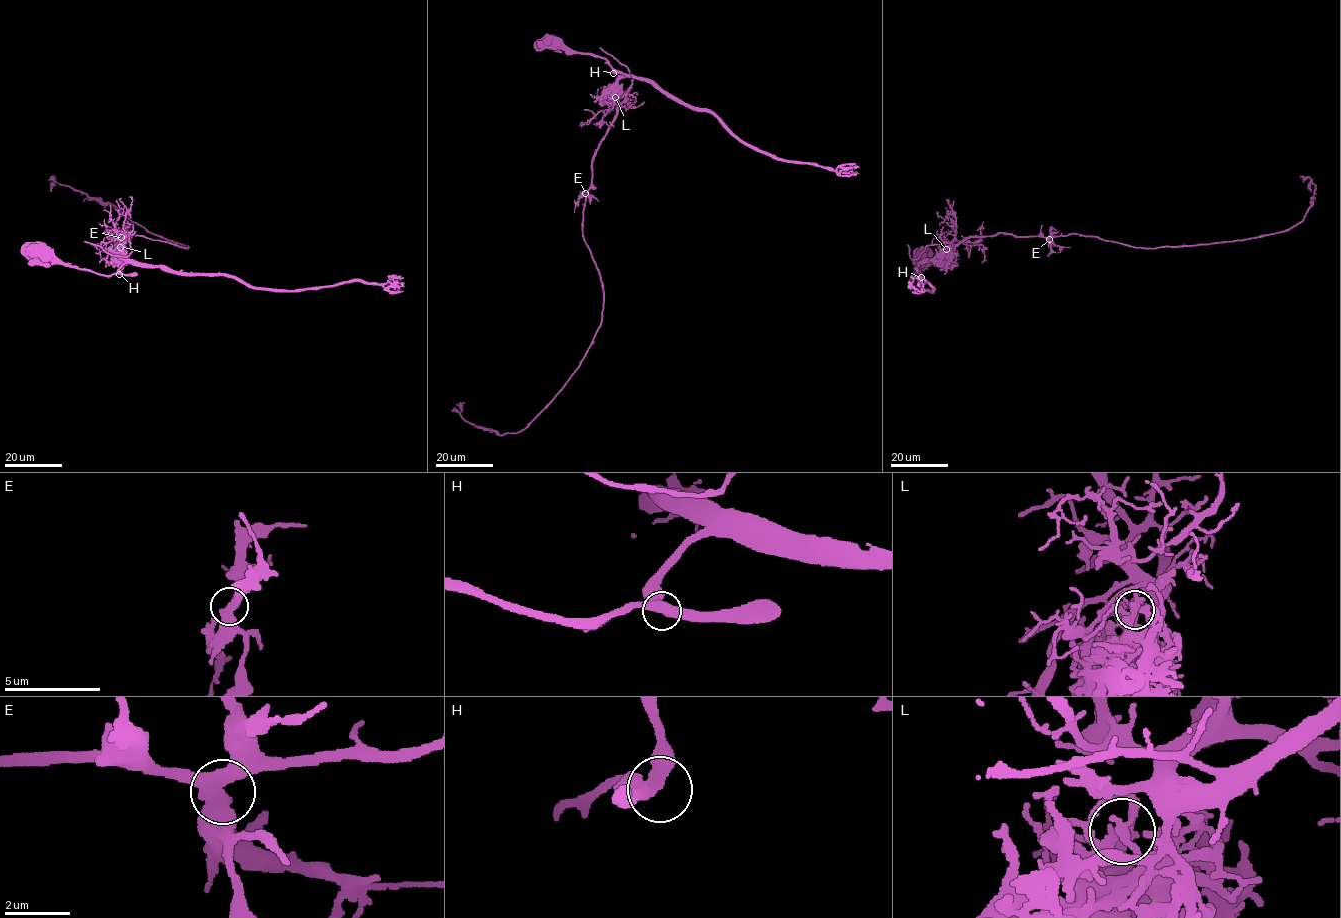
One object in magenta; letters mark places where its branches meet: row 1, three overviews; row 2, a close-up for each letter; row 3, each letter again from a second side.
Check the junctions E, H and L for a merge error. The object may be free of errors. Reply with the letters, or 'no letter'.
L

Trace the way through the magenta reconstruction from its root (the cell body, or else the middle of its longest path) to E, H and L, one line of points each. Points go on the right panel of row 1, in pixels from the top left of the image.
E: (921, 253), (911, 278), (919, 275), (921, 263), (971, 237), (1004, 232), (1049, 239)
H: (921, 253), (917, 257), (918, 269), (911, 278), (921, 277)
L: (921, 253), (917, 257), (918, 269), (911, 278), (919, 275), (920, 264), (946, 249)

